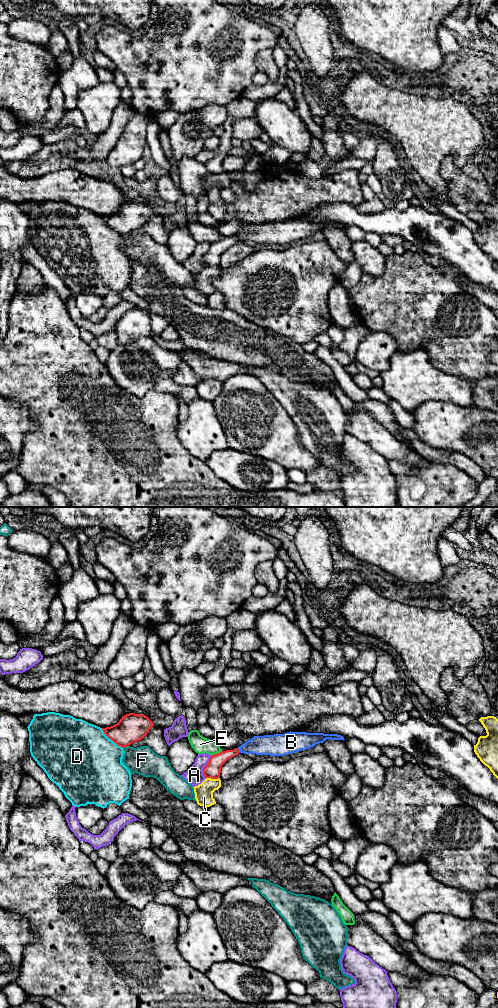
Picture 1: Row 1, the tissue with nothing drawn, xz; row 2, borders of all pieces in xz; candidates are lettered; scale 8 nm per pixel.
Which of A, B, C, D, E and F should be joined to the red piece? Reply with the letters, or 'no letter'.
B

